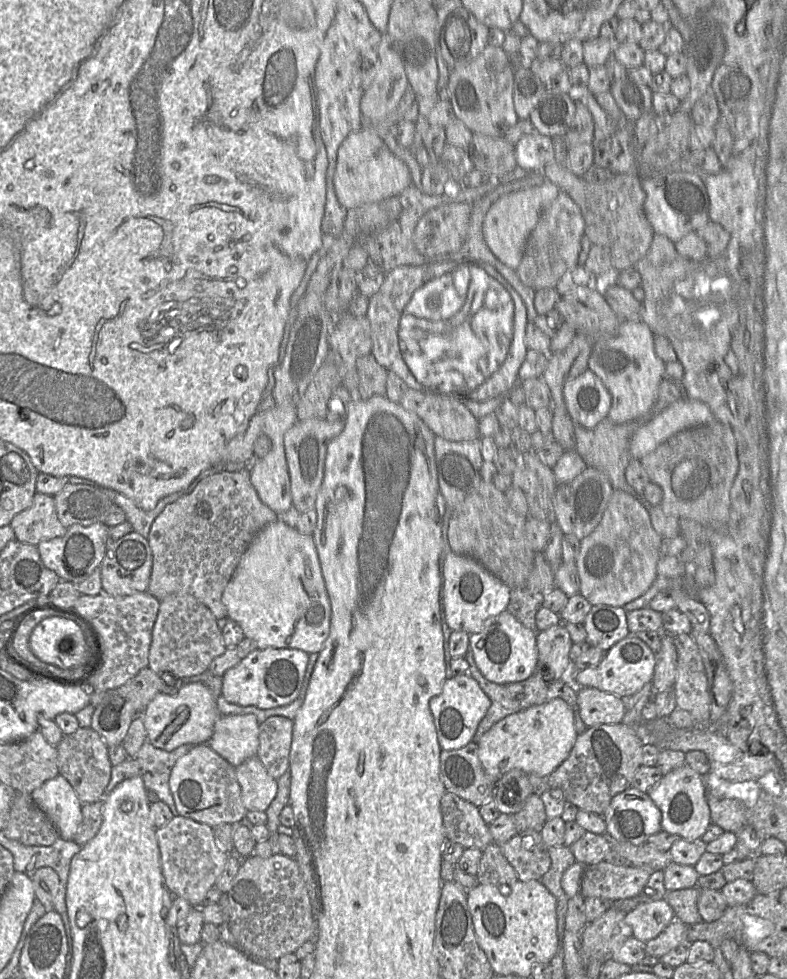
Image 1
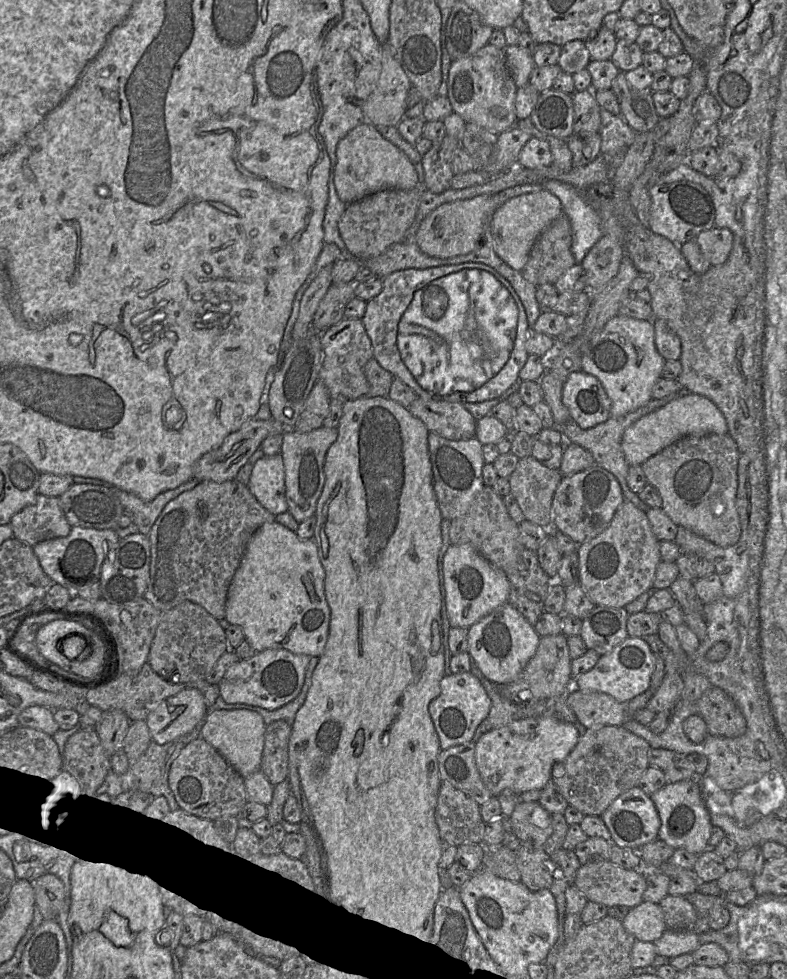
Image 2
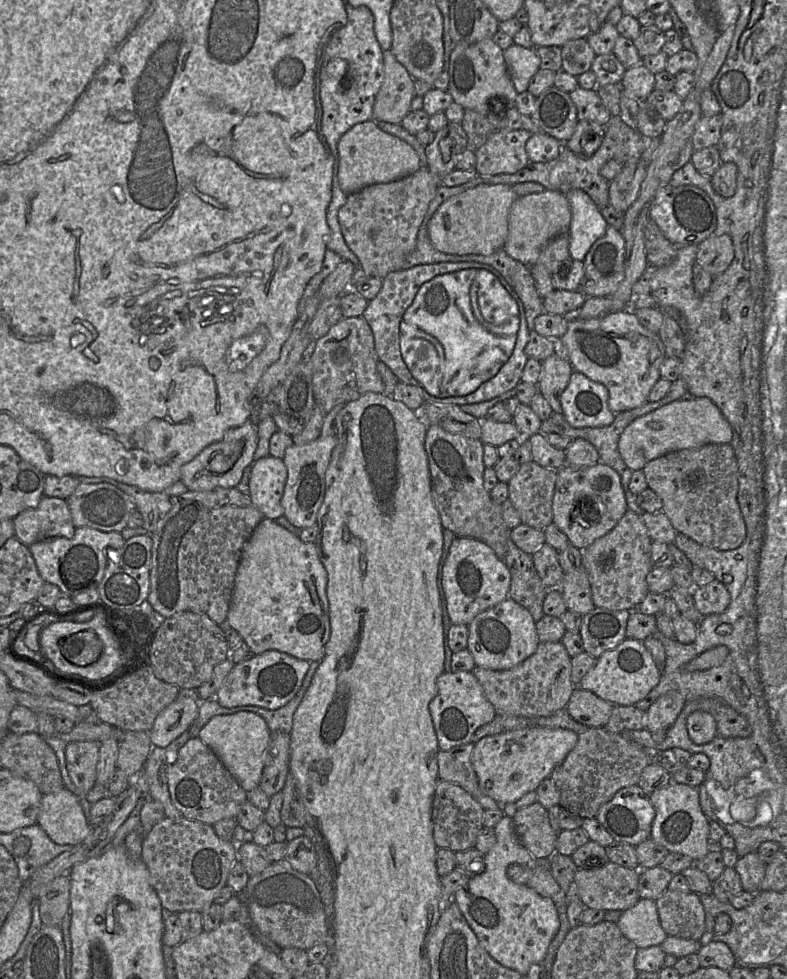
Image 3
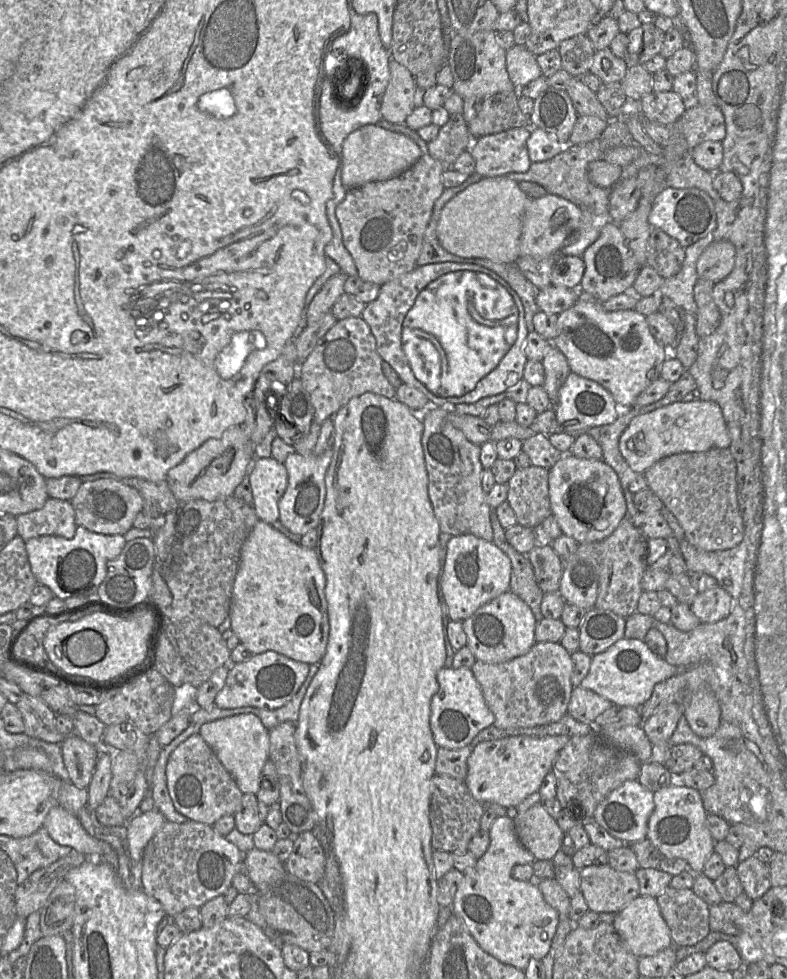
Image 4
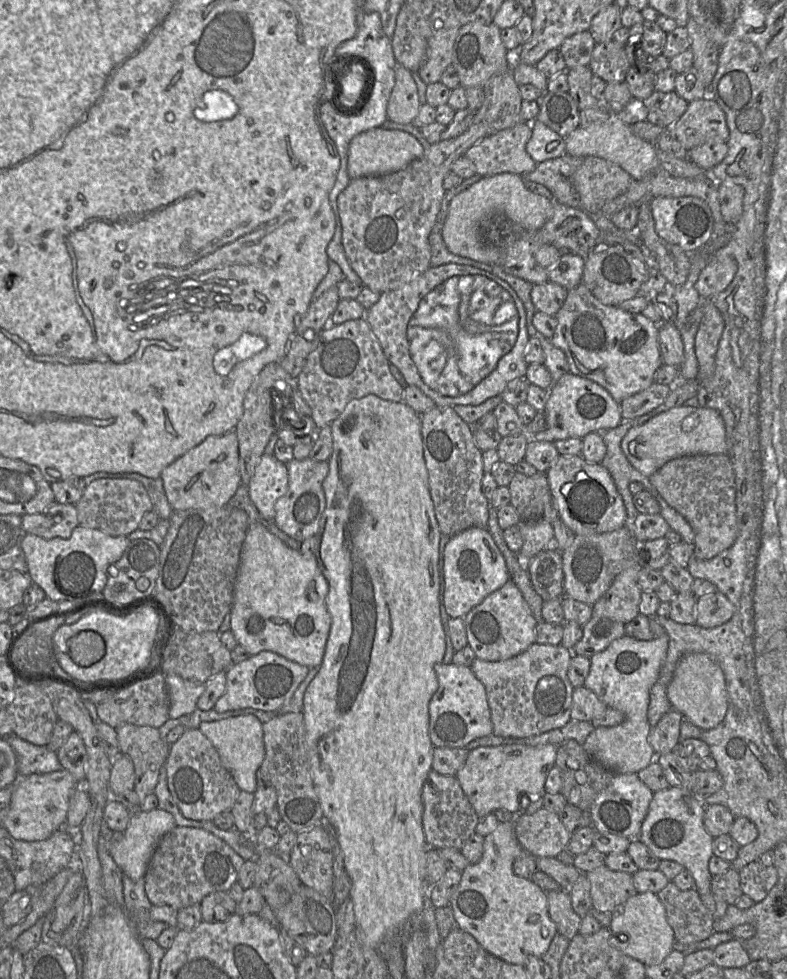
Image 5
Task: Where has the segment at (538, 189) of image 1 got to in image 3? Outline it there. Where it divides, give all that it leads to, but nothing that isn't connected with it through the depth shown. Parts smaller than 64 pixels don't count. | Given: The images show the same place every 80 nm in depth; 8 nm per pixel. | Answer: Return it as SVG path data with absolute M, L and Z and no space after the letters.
M552 190L519 197L512 204L508 216L508 236L503 250L513 259L532 266L550 240L569 234L571 209L564 194Z

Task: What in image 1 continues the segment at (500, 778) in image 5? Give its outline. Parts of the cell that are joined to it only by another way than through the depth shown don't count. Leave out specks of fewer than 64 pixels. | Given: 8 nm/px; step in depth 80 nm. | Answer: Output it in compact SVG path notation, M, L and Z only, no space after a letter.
M555 698L511 714L494 724L477 743L478 757L485 773L494 782L513 769L548 777L570 755L577 736L573 710L564 700Z

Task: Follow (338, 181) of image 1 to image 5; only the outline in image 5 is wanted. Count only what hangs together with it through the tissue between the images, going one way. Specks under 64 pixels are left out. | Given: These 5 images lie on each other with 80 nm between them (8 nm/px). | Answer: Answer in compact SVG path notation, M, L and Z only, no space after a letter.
M382 127L369 129L356 135L349 144L347 171L351 180L381 176L397 172L424 153L423 146L411 134L401 130L387 130Z

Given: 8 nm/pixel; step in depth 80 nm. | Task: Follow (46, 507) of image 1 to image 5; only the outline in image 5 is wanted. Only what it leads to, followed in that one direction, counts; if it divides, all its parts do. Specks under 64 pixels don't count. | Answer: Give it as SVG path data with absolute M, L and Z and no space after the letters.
M52 503L41 513L21 516L23 533L45 539L68 539L79 525L75 504Z

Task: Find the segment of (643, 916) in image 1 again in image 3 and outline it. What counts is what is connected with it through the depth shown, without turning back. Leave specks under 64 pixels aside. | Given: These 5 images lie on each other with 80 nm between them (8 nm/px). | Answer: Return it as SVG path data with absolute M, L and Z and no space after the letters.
M639 899L633 907L623 911L617 925L624 936L632 941L638 949L660 946L668 936L660 924L656 900Z

